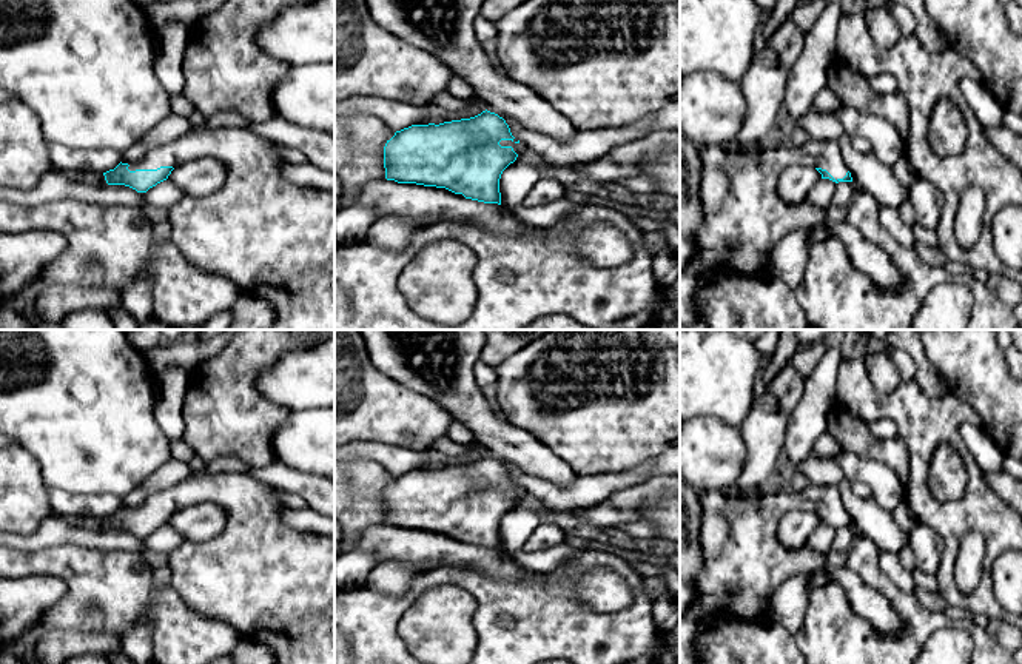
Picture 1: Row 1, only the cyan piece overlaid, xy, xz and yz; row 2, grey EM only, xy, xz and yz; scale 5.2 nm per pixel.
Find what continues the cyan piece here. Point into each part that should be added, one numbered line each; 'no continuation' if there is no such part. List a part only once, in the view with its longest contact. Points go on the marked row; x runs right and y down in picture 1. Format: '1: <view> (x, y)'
1: xy (275, 241)

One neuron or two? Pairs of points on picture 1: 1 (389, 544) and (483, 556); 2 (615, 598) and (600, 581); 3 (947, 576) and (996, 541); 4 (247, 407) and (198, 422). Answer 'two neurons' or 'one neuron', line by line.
1: one neuron
2: one neuron
3: one neuron
4: one neuron

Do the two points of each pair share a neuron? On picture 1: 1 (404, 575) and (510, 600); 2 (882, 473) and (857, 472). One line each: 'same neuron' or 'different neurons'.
1: different neurons
2: same neuron

